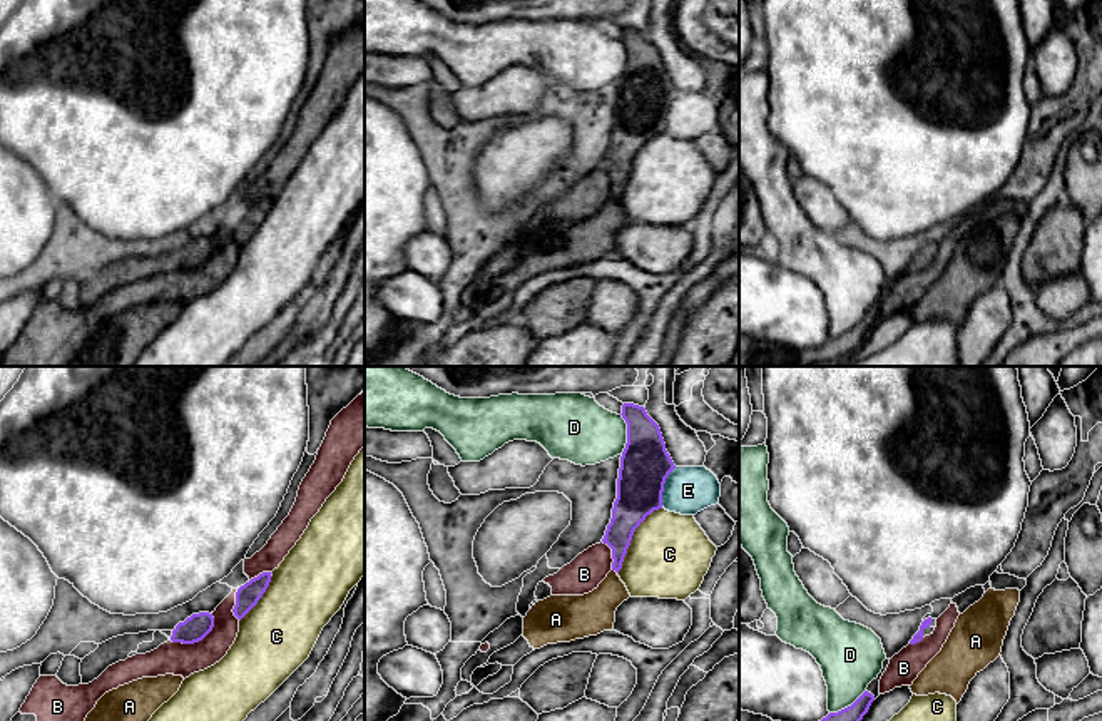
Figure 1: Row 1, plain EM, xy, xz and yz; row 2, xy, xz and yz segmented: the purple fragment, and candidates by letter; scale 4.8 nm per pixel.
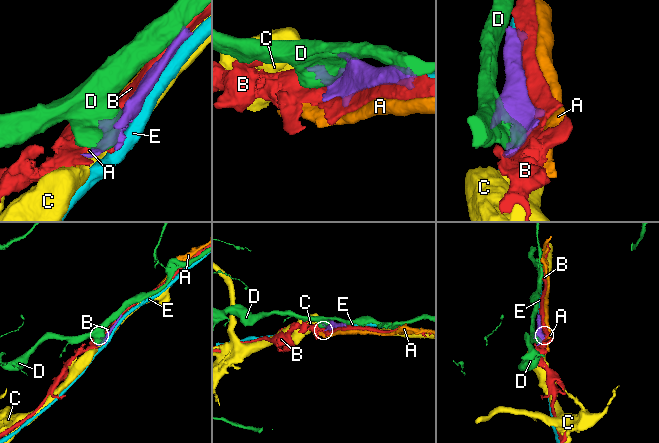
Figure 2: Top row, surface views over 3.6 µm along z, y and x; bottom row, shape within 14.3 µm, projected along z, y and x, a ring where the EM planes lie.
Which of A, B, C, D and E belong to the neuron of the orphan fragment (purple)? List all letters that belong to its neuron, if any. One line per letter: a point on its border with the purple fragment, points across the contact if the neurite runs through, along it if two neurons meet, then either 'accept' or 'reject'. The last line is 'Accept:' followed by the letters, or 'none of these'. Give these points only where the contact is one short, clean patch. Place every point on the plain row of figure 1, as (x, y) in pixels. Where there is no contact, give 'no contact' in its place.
A: xz (616, 196) | along xz (612, 194), (617, 198) | reject
B: xy (198, 266) | reject
C: xz (631, 163) | reject
D: xz (627, 59) | reject
E: xz (663, 112) | reject
Accept: none of these

